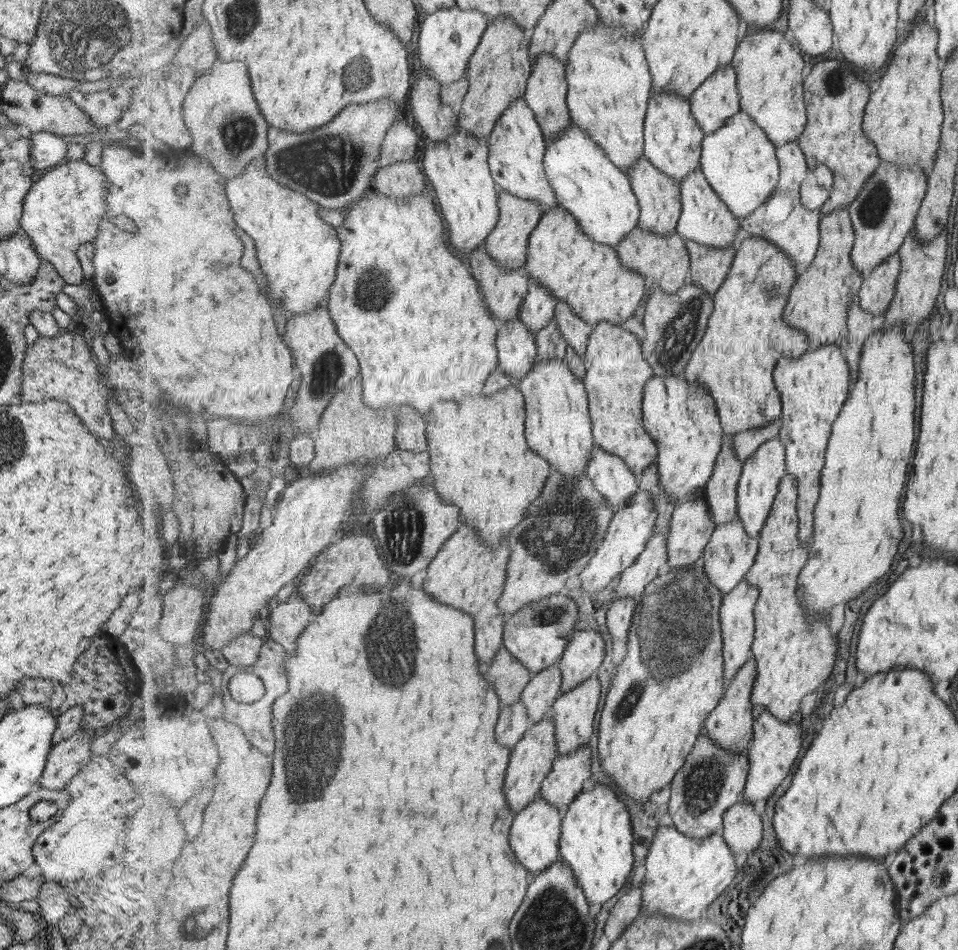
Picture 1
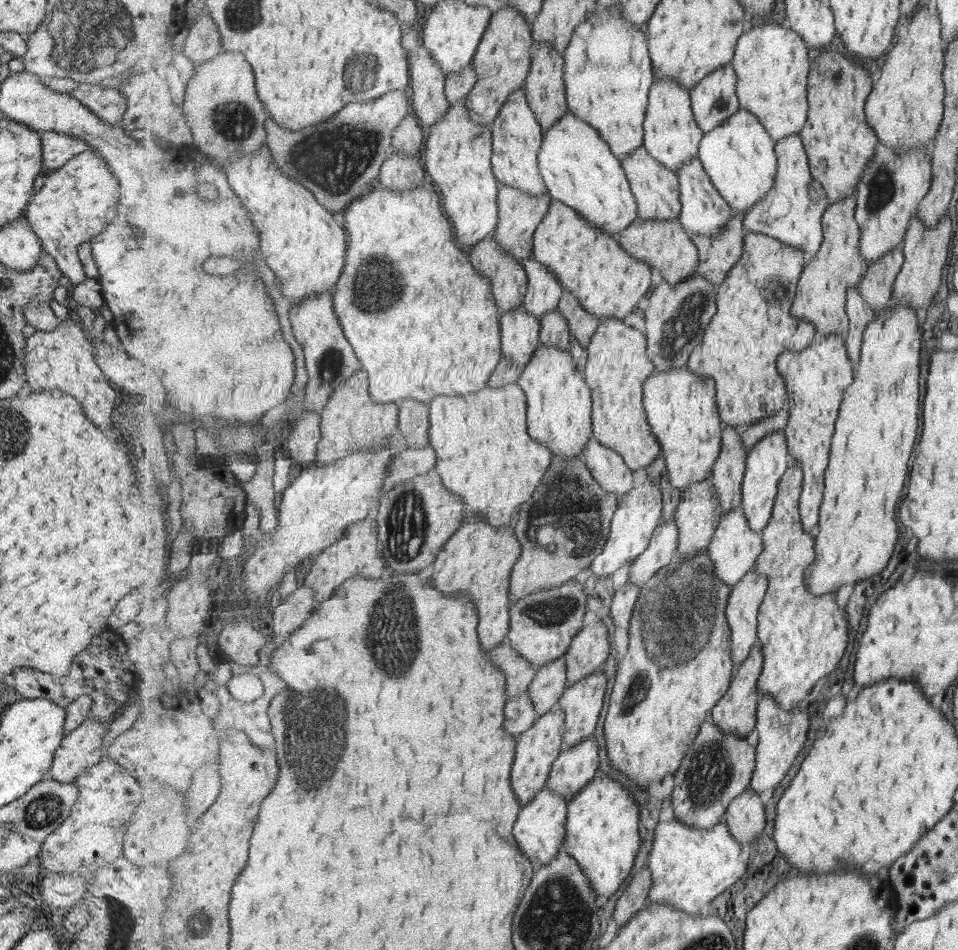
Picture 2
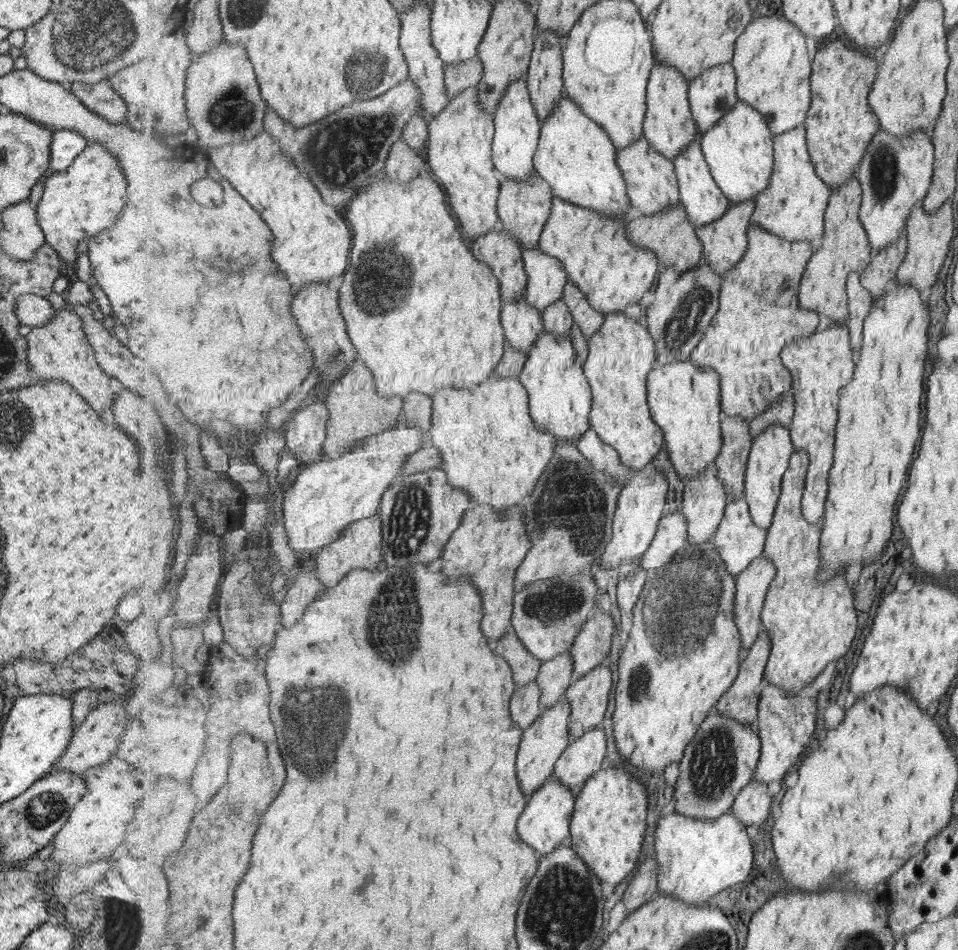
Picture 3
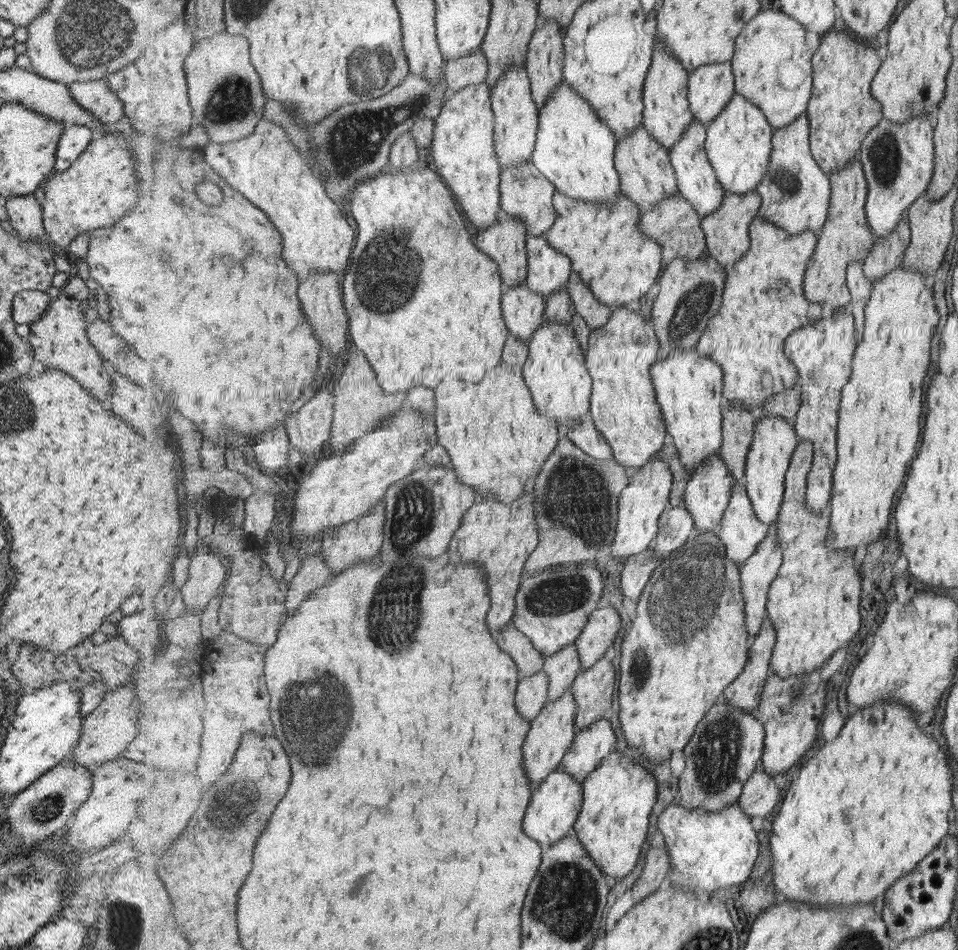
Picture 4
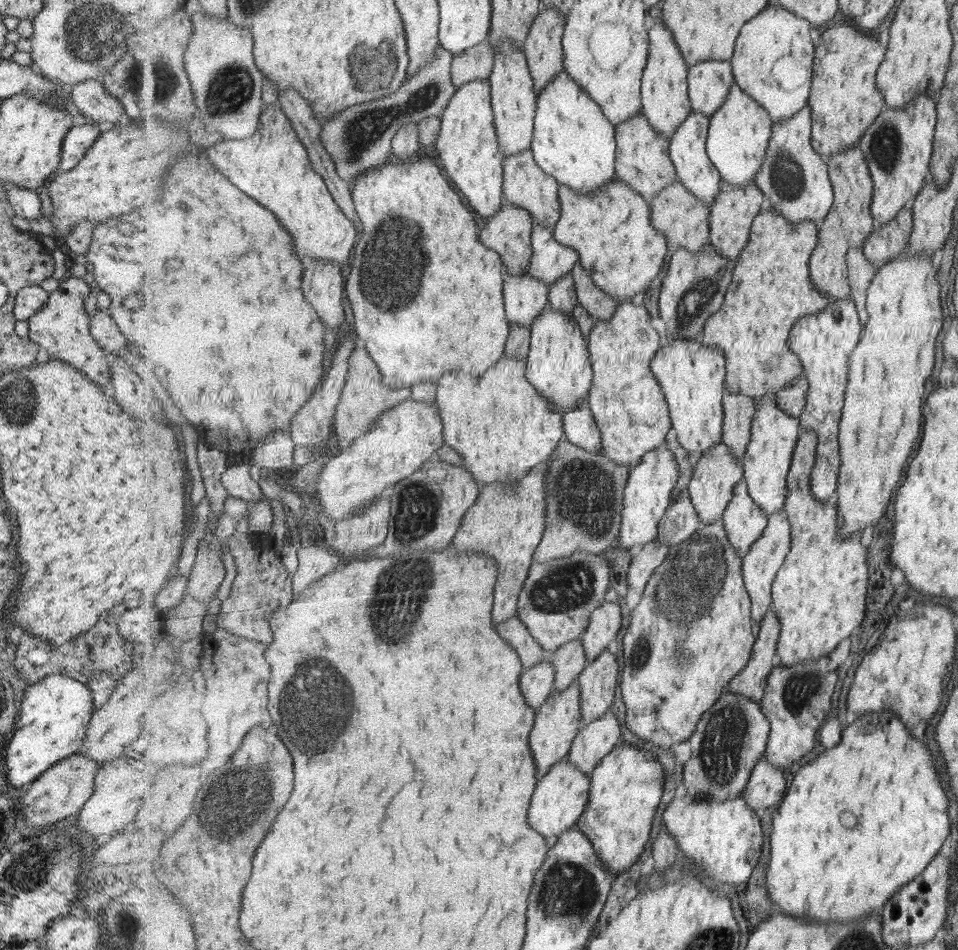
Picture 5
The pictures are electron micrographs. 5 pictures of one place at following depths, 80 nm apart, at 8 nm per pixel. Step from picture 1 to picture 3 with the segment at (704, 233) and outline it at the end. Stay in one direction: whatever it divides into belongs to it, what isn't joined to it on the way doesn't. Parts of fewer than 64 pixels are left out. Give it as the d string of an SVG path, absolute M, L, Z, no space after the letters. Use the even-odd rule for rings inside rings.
M703 133L690 144L687 152L683 152L674 160L674 167L678 173L678 183L680 184L680 202L684 204L690 216L691 222L699 228L714 220L721 219L730 208L731 200L724 193L724 190L717 184L710 164L706 161L706 156L702 150Z

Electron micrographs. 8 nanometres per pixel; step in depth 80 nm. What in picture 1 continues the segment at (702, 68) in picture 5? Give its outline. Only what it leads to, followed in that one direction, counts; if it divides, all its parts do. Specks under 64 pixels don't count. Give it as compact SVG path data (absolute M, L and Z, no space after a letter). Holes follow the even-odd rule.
M732 64L714 72L692 95L694 117L706 134L725 127L742 110L738 73Z

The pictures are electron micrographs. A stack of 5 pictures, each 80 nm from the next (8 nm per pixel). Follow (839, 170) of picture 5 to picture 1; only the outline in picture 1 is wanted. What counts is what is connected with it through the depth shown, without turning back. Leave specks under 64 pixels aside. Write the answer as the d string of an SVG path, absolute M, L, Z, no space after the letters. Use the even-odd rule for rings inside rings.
M843 207L822 217L818 254L814 262L798 275L783 318L794 327L803 329L811 340L812 348L823 348L827 344L837 344L845 349L850 339L850 304L859 298L866 277L852 259L856 234L850 207Z

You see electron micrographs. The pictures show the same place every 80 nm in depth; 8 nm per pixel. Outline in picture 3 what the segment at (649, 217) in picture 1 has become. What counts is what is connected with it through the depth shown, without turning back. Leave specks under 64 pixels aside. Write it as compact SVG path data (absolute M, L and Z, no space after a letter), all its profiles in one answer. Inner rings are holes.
M643 135L629 148L618 150L618 165L626 177L630 203L638 208L642 215L654 215L661 211L669 211L680 202L680 184L674 162L655 148L651 148L649 139Z

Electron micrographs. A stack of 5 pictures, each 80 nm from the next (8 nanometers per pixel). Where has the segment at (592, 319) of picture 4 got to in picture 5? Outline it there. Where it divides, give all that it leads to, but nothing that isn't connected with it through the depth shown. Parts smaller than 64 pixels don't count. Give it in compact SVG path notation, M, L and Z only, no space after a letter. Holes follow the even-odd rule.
M579 261L572 270L578 290L578 302L593 315L596 322L613 318L620 302L602 291L602 288L593 280L591 273L582 267Z

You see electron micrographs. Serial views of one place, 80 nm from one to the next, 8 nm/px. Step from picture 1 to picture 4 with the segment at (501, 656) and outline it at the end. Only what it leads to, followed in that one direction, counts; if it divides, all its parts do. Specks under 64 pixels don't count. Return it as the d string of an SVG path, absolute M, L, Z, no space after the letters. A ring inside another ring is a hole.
M514 622L501 628L501 632L497 632L495 638L499 646L515 659L520 678L533 676L536 672L543 670L546 657Z

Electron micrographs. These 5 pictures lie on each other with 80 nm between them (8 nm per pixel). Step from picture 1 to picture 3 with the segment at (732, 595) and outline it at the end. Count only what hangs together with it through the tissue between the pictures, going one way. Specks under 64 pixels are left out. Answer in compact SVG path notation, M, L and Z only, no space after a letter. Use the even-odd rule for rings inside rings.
M761 554L736 578L735 624L741 631L743 661L761 631L765 630L762 612L776 574L775 563Z

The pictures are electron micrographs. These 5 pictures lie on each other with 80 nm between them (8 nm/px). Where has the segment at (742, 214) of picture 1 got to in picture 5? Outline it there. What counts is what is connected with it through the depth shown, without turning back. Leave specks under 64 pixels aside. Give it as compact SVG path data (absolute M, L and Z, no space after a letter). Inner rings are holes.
M737 83L730 88L730 94L722 107L710 117L710 131L707 141L707 152L713 164L719 169L722 180L737 187L745 187L753 181L757 181L758 172L762 170L770 148L770 138L774 134L773 117L767 109L758 103L751 95L748 95Z

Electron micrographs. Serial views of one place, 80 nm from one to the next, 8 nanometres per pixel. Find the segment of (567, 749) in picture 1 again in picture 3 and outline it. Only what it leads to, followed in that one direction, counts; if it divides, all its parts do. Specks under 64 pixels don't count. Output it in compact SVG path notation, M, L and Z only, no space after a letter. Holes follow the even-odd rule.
M604 663L573 681L564 698L571 703L570 733L573 738L585 735L601 726L609 710L613 673Z

